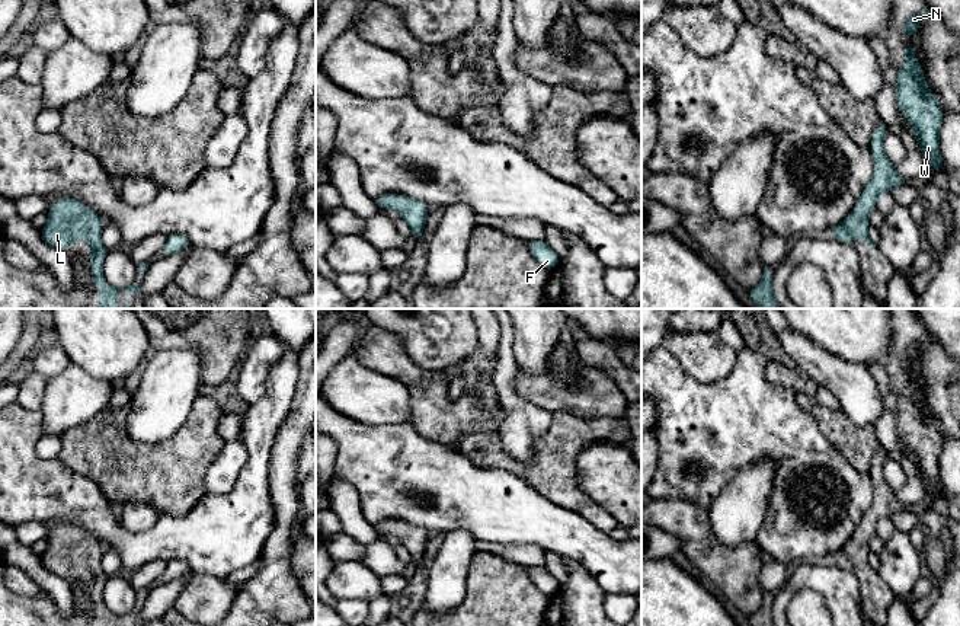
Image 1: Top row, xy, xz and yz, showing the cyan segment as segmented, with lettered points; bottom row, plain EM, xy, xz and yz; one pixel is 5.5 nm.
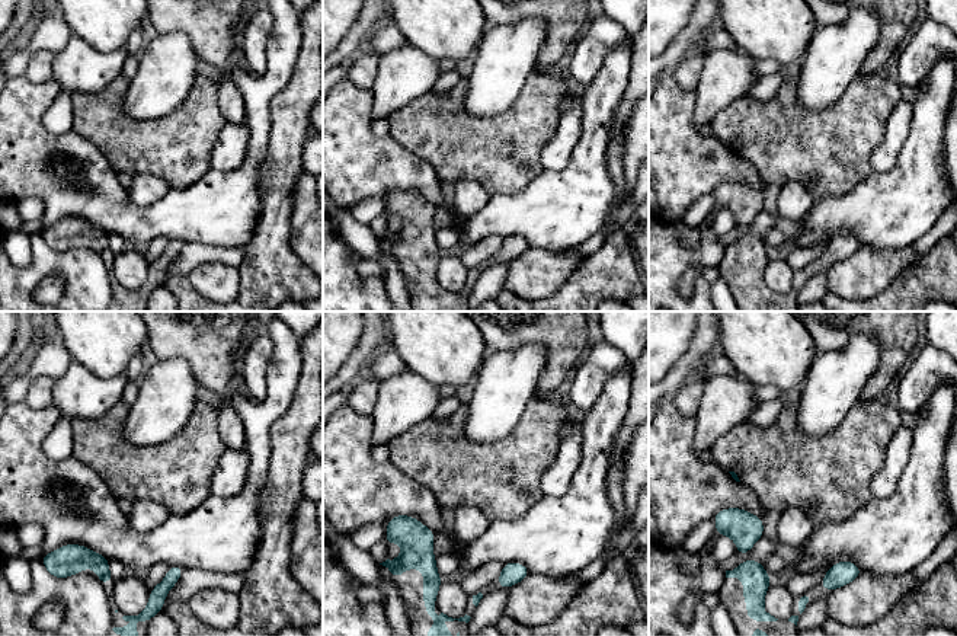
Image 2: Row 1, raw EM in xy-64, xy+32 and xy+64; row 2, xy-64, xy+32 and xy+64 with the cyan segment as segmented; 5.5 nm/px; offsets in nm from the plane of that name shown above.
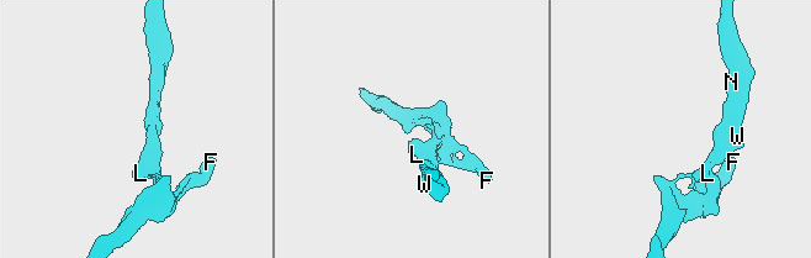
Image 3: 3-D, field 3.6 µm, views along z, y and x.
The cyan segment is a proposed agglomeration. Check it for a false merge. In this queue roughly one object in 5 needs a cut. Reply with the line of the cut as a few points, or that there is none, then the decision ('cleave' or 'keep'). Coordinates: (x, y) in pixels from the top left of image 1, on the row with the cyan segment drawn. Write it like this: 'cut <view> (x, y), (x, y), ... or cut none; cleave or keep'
cut none; keep

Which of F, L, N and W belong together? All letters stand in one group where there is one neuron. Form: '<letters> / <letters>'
F L N W

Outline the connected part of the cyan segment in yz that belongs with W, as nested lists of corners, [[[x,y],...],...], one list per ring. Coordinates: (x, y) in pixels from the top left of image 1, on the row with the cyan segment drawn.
[[[906,48],[905,64],[897,68],[896,100],[902,116],[913,127],[913,138],[928,159],[934,172],[944,172],[940,154],[940,128],[944,112],[940,100],[928,90],[915,49]]]

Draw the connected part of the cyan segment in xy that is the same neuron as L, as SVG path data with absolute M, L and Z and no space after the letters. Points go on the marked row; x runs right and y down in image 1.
M65 197L48 208L48 221L41 229L44 242L58 250L70 249L74 240L89 240L92 255L93 288L103 293L93 309L118 309L119 300L111 293L138 293L141 284L128 288L116 288L103 284L103 261L106 247L102 243L103 220L81 201Z

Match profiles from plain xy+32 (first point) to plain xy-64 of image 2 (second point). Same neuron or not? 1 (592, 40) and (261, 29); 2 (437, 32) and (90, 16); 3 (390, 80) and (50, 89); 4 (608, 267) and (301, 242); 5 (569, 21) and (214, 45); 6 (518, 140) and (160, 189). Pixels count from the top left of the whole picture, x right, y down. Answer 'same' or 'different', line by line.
1: same
2: same
3: different
4: different
5: same
6: different

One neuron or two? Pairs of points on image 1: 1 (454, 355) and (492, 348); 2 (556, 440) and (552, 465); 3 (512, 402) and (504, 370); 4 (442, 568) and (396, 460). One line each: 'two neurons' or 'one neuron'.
1: two neurons
2: one neuron
3: one neuron
4: two neurons

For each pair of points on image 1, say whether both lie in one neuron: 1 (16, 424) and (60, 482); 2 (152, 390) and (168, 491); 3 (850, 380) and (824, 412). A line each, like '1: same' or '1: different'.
1: same
2: different
3: different

